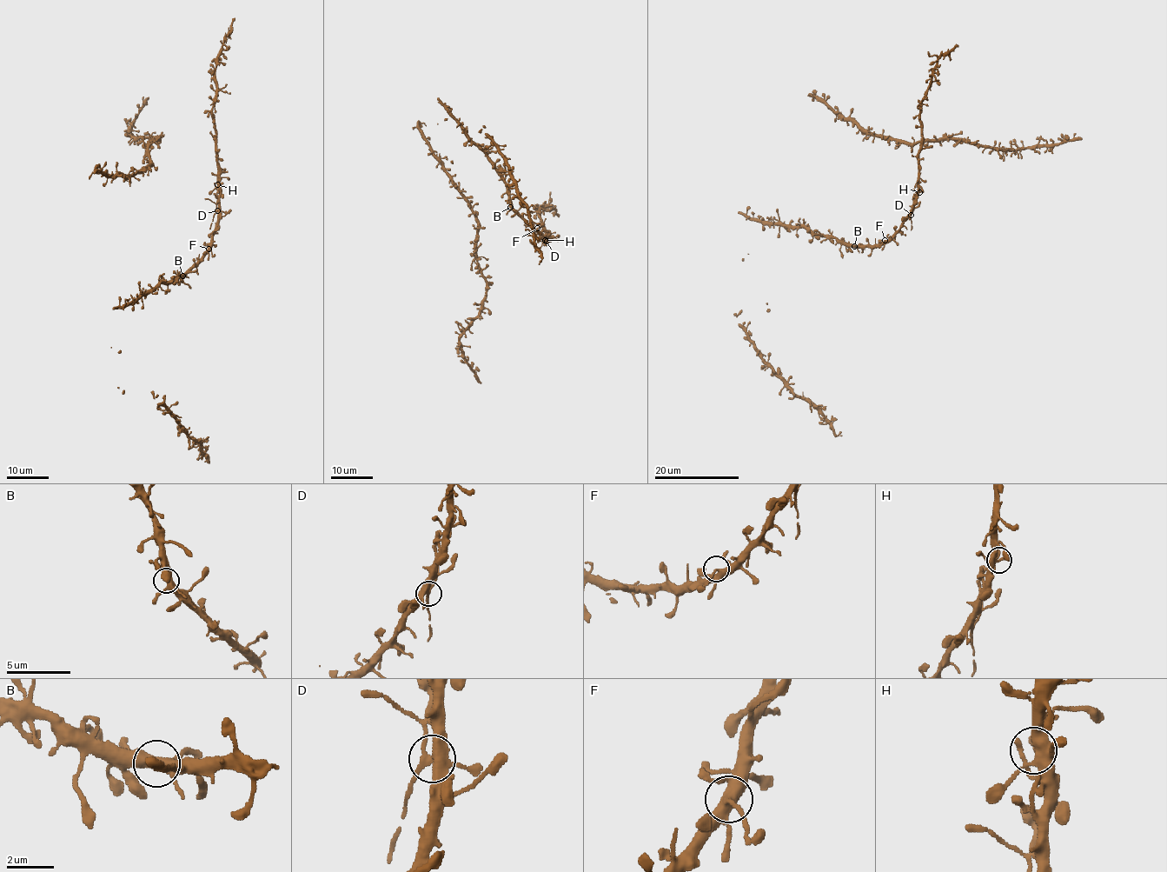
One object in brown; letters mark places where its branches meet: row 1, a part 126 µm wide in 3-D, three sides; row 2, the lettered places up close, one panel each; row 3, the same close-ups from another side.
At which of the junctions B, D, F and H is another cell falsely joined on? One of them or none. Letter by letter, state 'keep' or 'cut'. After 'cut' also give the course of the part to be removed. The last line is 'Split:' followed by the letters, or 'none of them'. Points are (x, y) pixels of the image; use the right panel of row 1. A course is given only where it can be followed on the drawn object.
B: keep
D: cut; foreign part runs (911, 215), (911, 230)
F: keep
H: keep
Split: D

